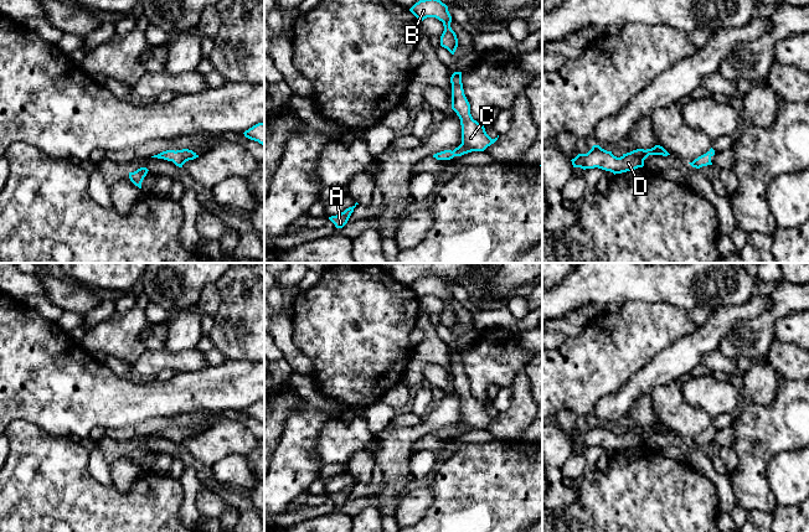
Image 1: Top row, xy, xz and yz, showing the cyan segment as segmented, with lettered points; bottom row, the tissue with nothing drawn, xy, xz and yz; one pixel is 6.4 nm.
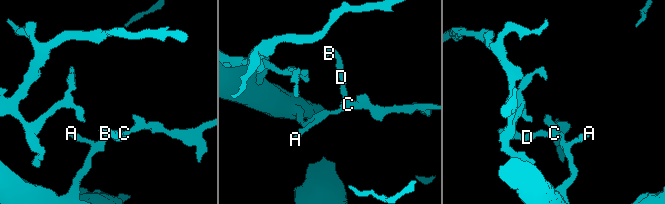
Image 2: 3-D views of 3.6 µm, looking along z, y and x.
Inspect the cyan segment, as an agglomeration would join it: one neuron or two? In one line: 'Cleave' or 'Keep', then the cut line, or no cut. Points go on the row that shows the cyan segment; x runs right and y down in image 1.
Keep. No split

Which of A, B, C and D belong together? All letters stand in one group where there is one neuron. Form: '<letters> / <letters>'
A B C D

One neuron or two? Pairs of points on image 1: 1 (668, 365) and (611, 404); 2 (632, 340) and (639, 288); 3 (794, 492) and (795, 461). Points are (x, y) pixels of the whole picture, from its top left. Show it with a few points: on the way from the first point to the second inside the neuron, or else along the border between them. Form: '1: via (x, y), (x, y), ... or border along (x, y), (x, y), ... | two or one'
1: via (654, 373), (624, 397) | one
2: border along (666, 303), (627, 301), (619, 305) | two
3: via (792, 485), (792, 474), (795, 469) | one

